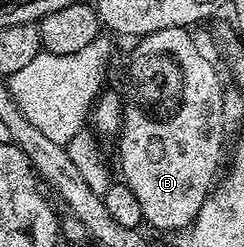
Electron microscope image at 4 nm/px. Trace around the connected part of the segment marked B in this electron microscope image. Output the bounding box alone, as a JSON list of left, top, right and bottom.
[118,27,226,231]

